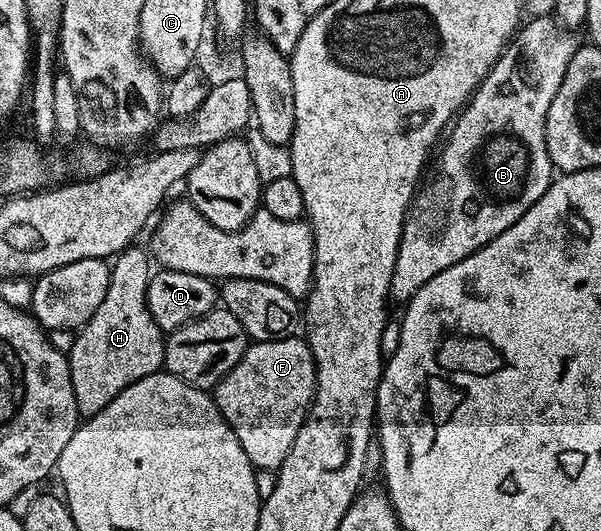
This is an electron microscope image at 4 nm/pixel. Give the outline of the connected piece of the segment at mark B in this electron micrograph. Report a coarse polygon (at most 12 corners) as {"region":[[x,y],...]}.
{"region":[[528,19],[411,202],[390,299],[505,234],[553,179],[581,46]]}

